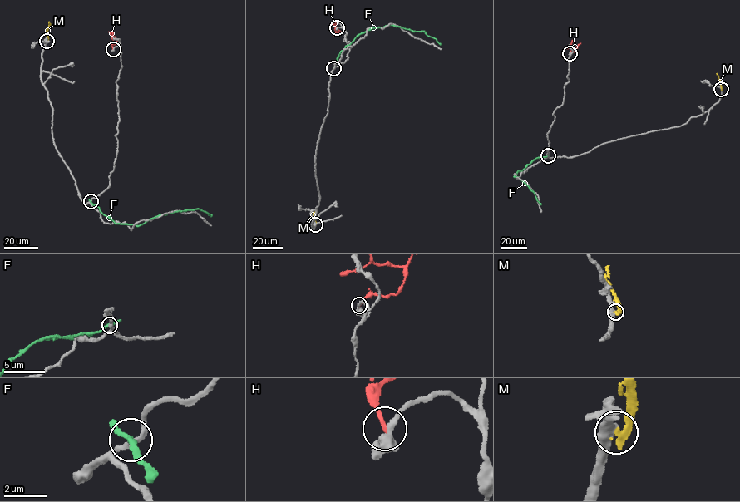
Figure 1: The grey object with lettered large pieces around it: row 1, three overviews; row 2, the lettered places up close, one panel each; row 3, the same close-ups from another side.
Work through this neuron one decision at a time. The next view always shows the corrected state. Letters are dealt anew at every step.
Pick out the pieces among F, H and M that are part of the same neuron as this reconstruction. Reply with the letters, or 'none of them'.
none of them

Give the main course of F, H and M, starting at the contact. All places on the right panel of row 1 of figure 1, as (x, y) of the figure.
F: (548, 155), (535, 158), (514, 176), (525, 183), (541, 204)
H: (569, 53), (576, 49), (571, 46), (573, 40)
M: (721, 90), (716, 73)

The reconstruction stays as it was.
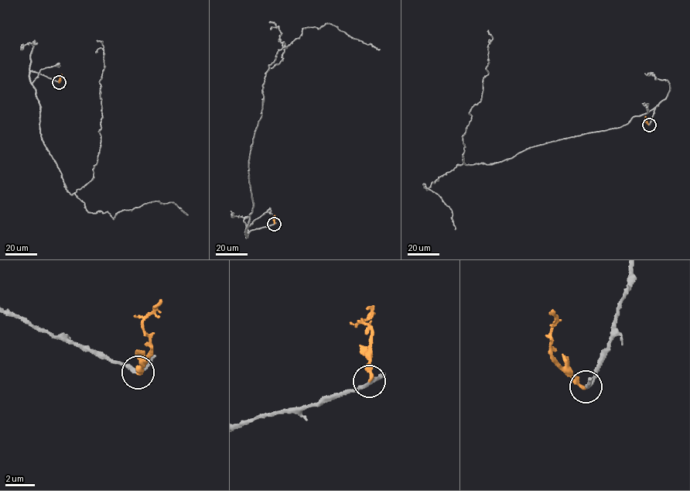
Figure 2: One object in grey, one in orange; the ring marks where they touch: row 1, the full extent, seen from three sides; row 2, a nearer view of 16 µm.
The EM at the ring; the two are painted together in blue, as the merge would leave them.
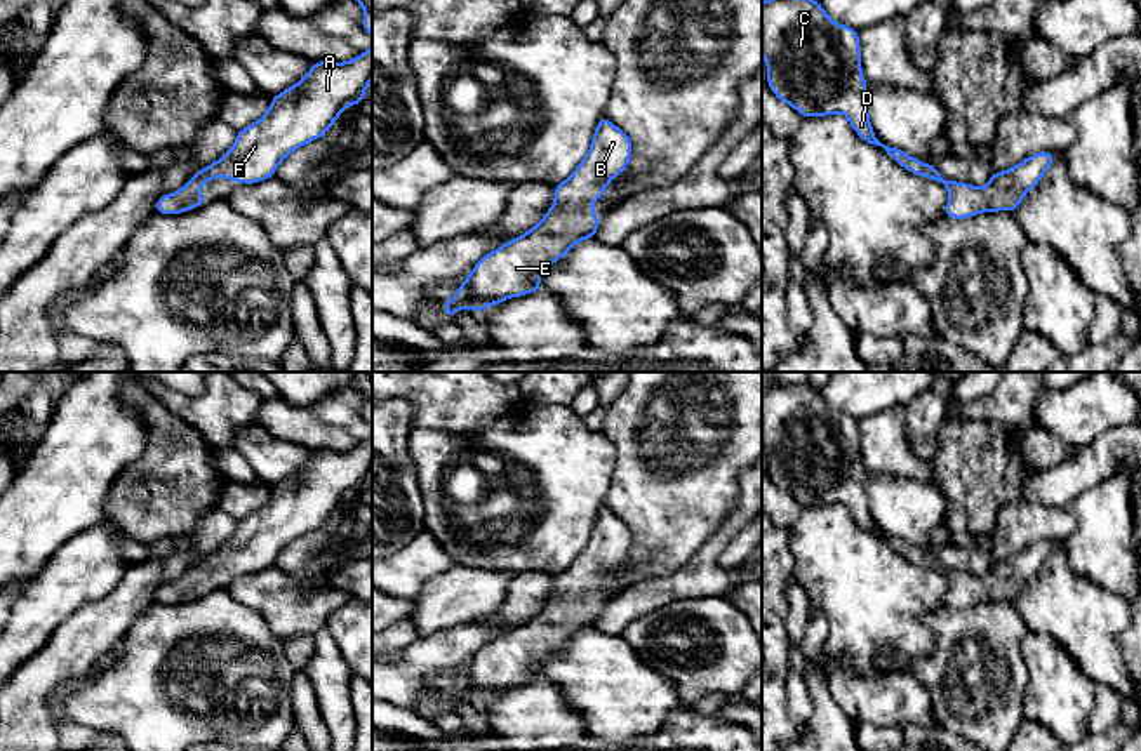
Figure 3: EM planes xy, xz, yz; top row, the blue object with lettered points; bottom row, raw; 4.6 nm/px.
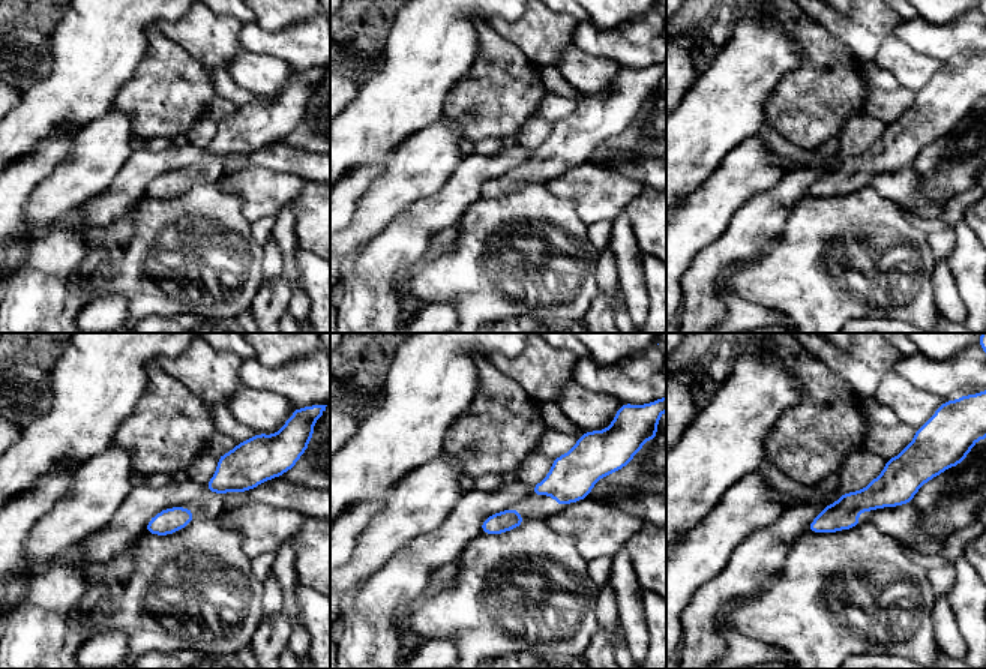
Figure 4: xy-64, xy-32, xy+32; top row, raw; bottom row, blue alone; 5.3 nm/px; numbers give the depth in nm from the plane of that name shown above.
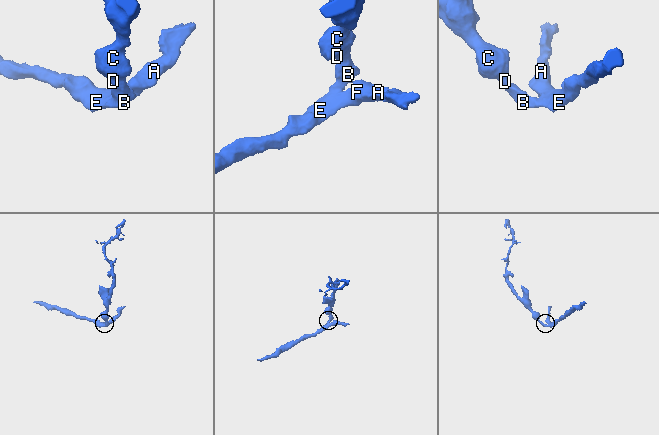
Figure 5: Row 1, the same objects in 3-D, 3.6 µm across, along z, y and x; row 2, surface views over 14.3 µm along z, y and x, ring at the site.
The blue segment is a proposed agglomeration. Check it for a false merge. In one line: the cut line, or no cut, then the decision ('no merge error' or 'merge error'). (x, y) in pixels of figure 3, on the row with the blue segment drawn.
no cut | no merge error

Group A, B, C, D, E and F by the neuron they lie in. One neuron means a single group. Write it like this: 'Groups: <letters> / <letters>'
Groups: A B C D E F

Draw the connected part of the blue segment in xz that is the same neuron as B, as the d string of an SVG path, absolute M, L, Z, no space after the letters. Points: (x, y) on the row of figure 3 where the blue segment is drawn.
M602 115L586 156L565 181L555 184L555 203L543 219L522 236L487 252L440 313L482 313L506 299L541 290L539 278L553 263L576 243L595 238L600 219L591 203L604 198L604 189L626 170L631 153L630 136Z

